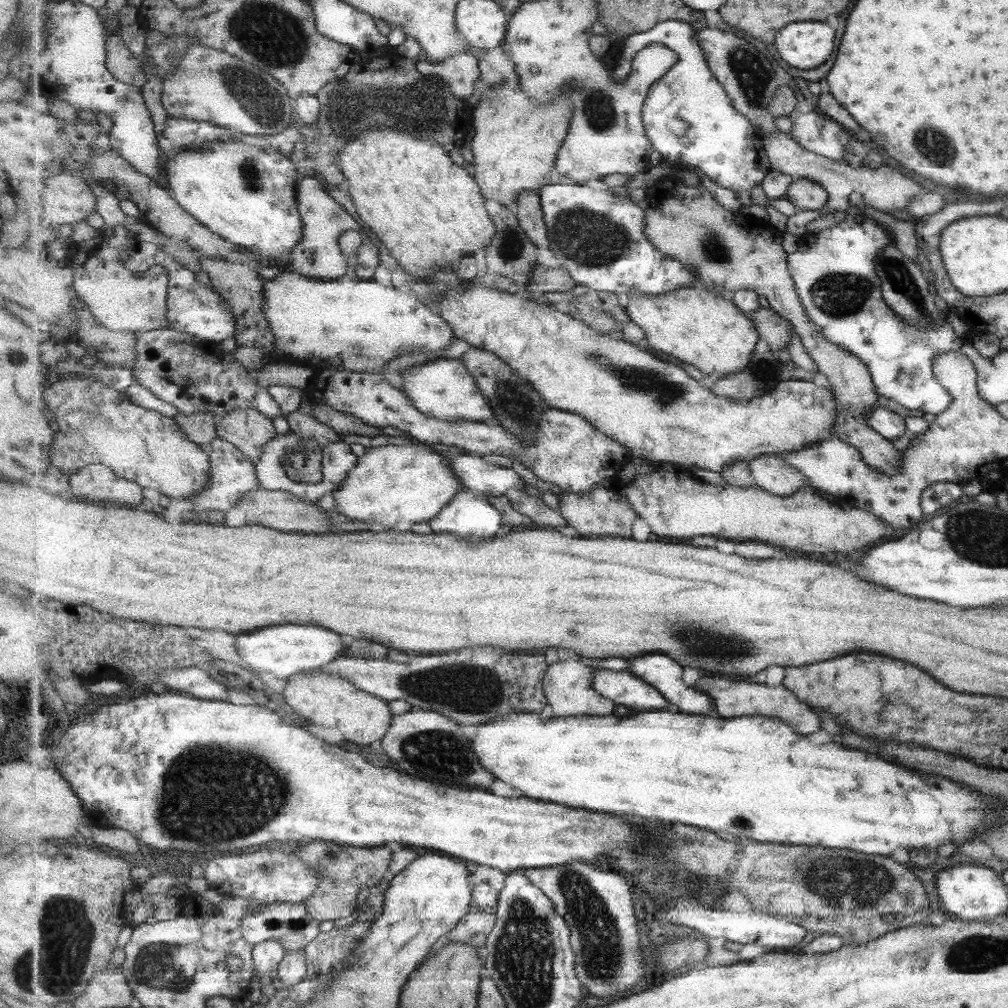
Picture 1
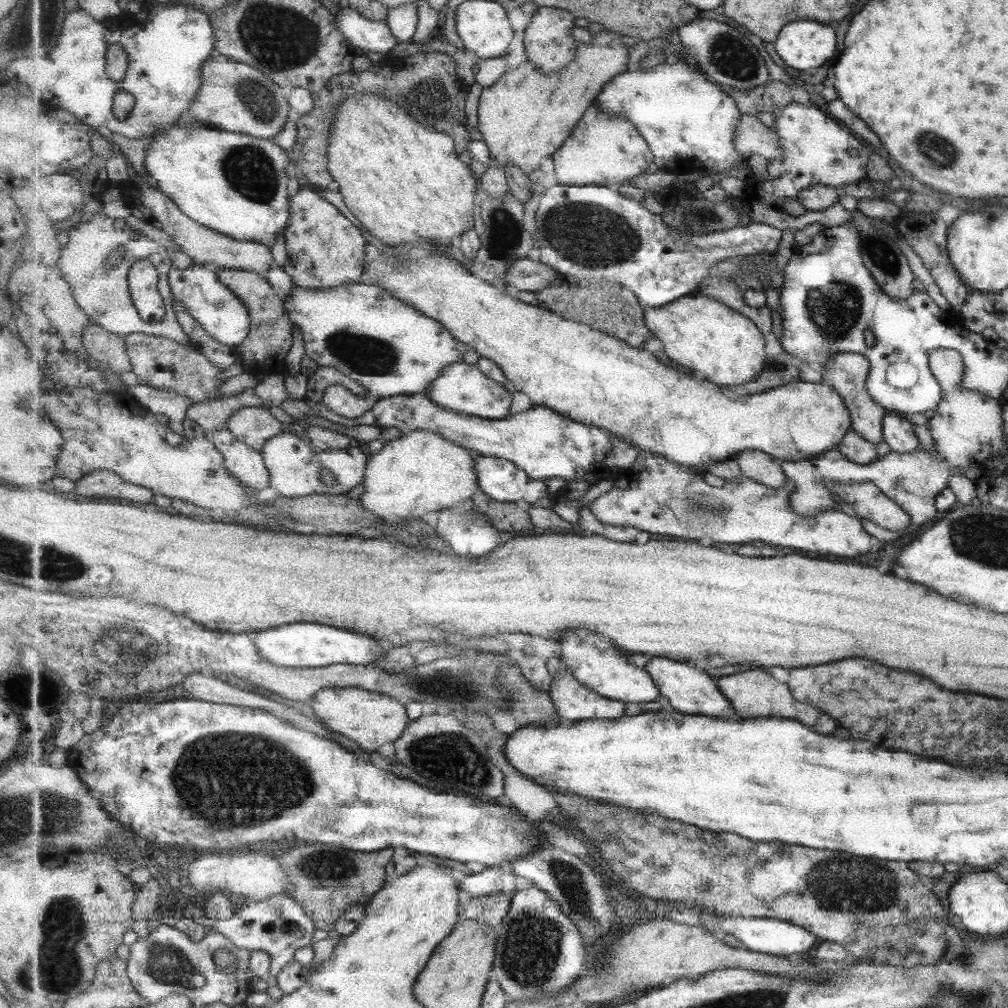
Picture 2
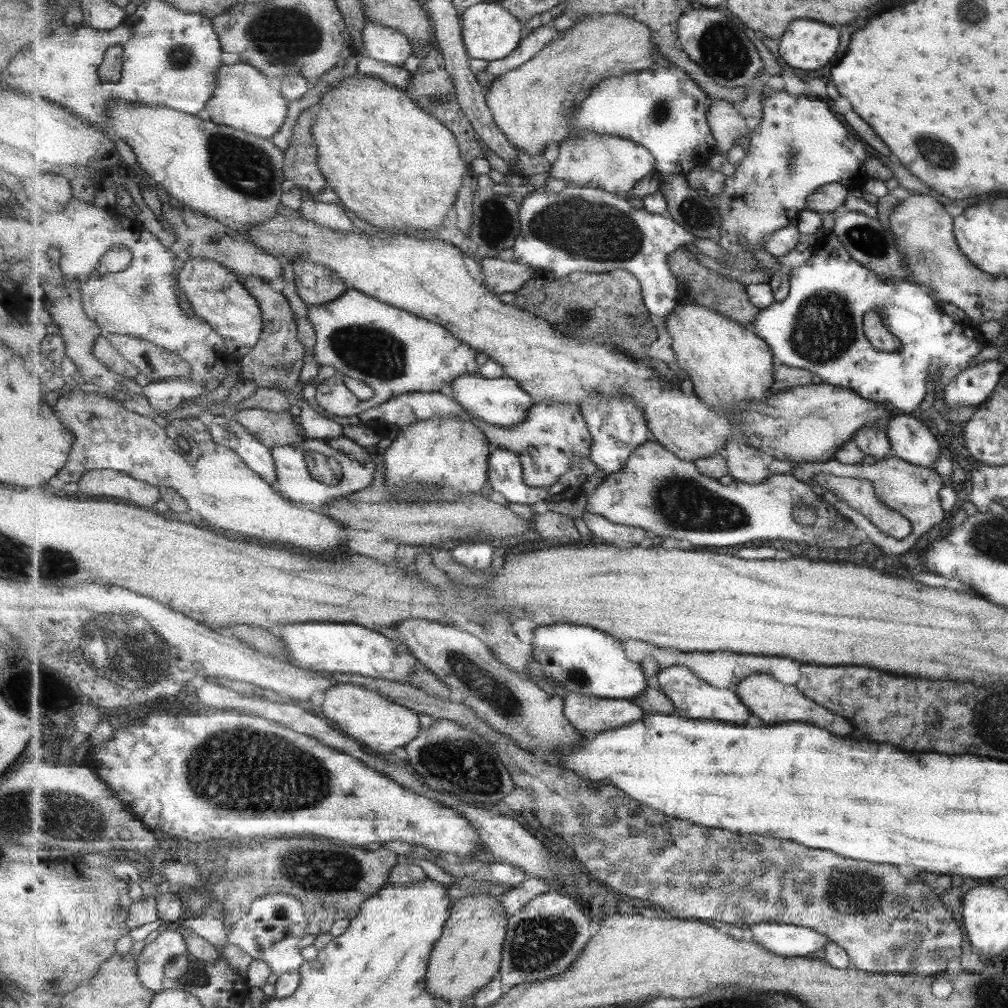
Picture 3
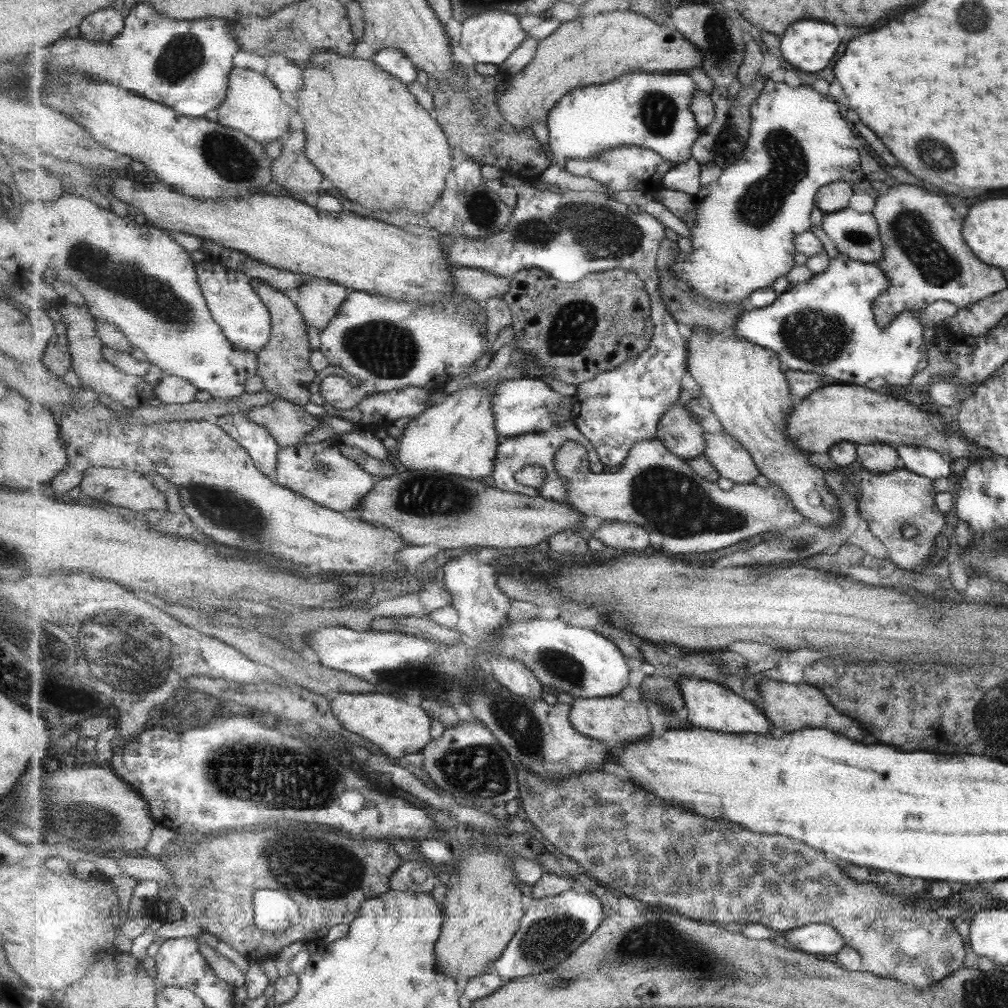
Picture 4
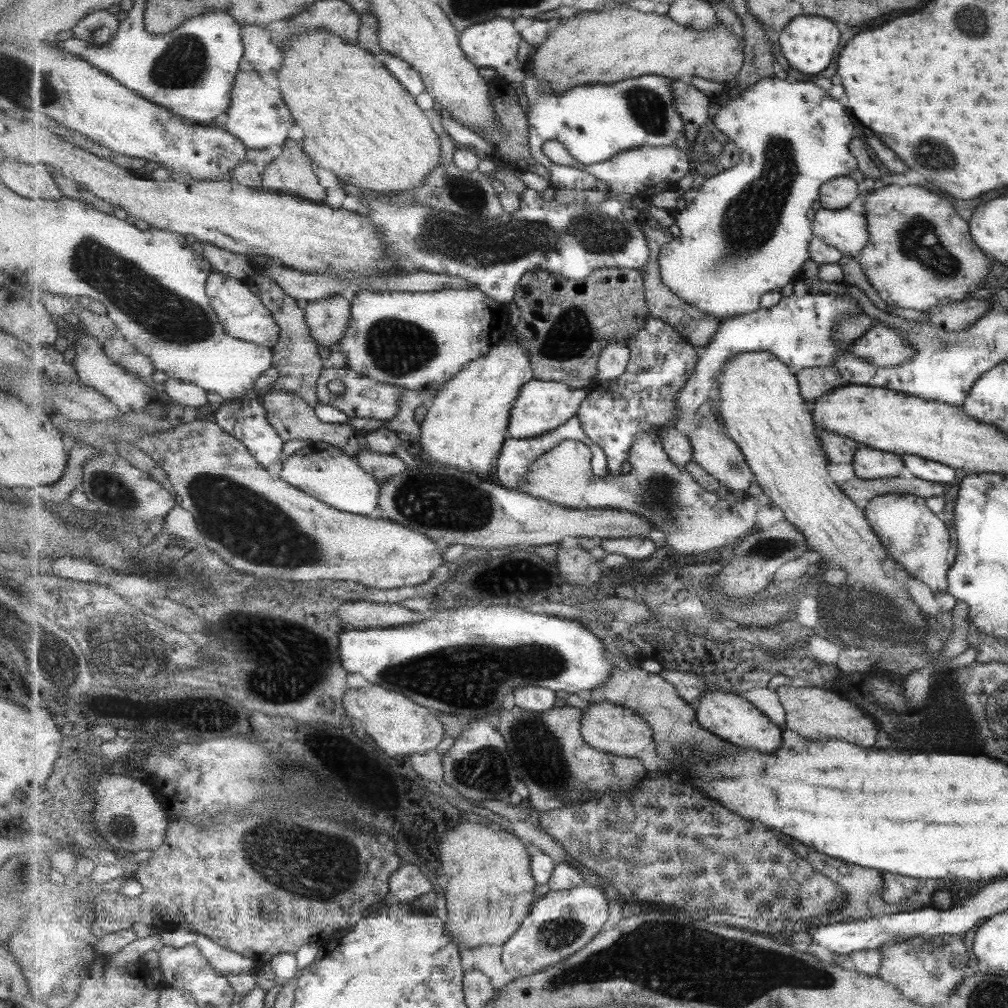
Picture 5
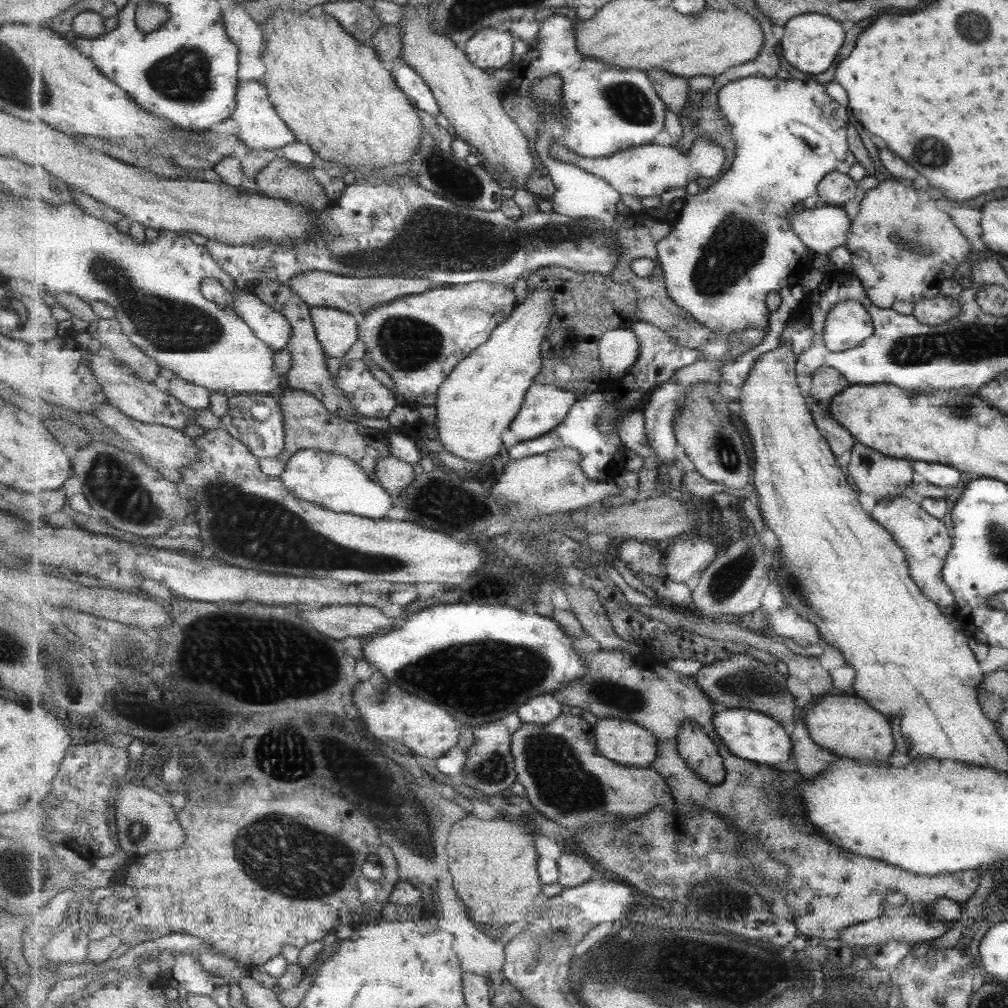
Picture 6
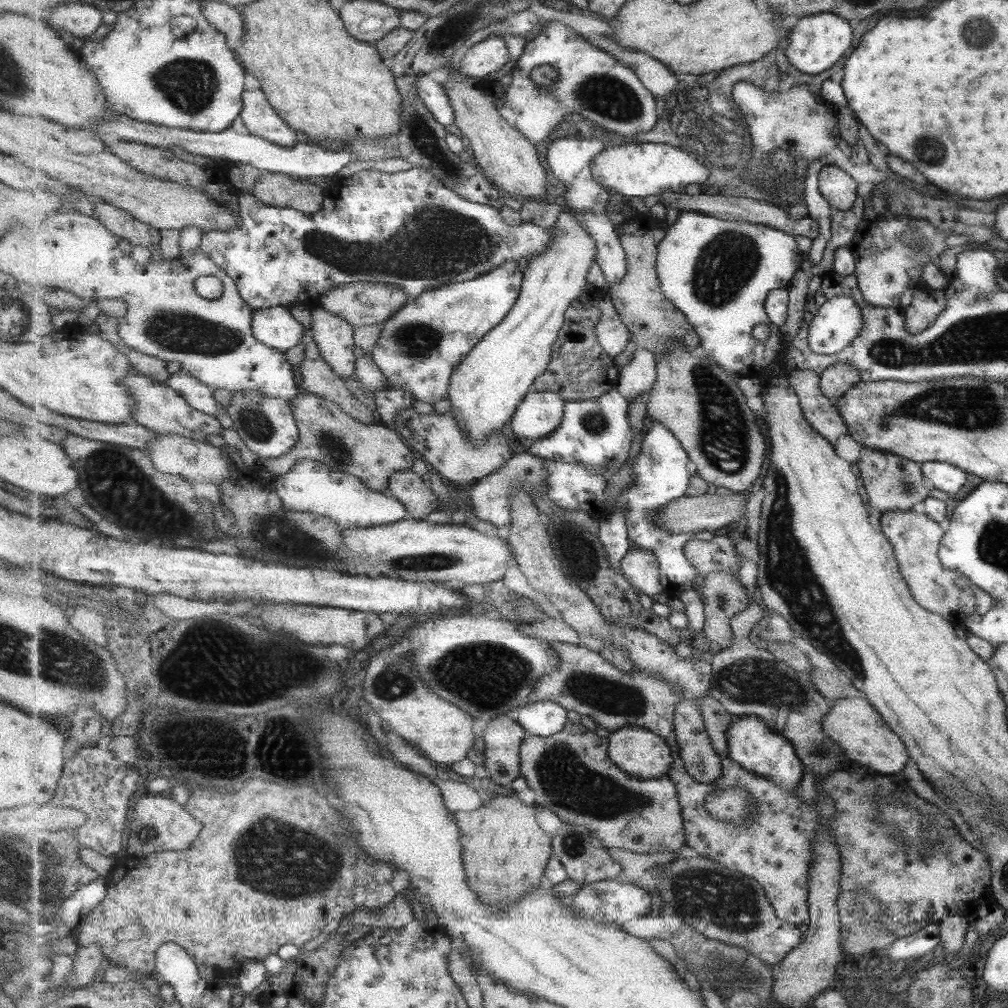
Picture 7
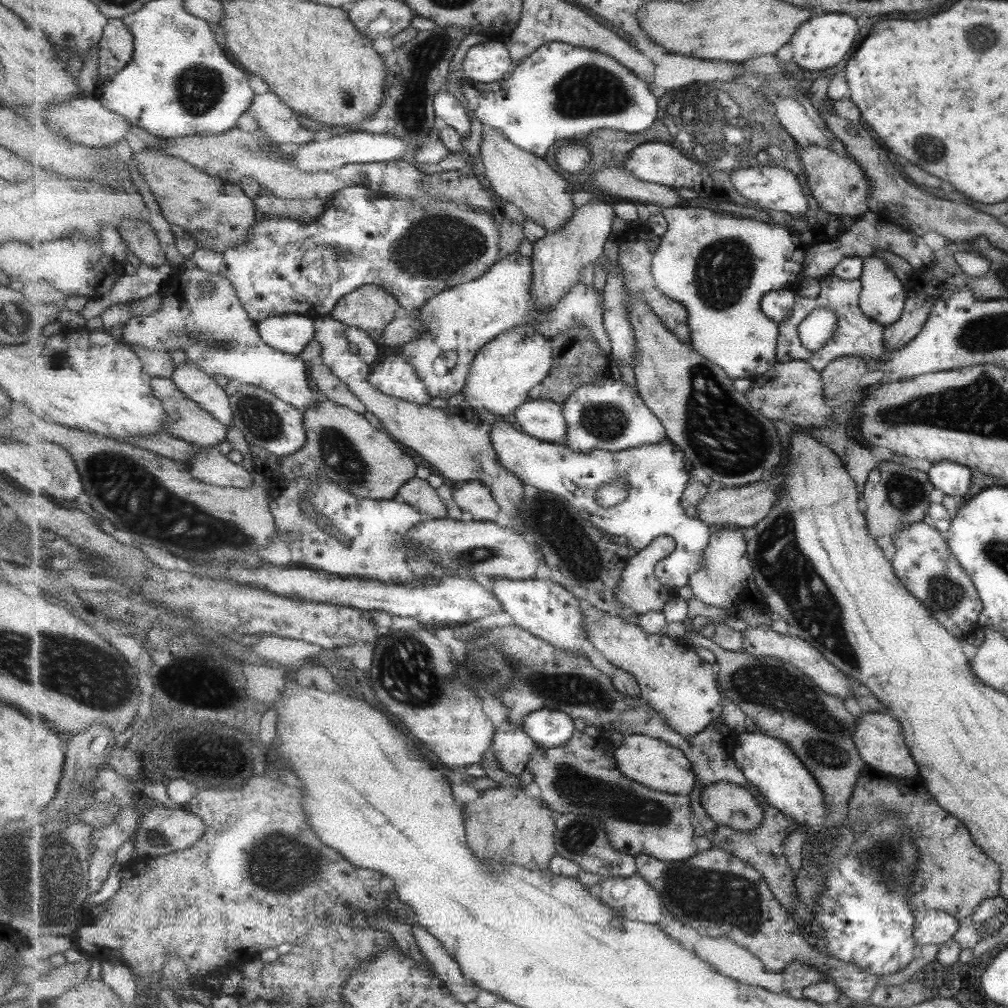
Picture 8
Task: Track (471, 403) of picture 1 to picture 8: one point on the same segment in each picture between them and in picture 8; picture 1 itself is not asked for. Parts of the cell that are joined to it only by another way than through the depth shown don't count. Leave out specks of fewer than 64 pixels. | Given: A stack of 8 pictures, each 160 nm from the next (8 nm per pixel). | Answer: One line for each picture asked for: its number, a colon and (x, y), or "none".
2: (462, 387)
3: (502, 401)
4: (523, 405)
5: (542, 406)
6: (545, 408)
7: (540, 413)
8: (544, 419)

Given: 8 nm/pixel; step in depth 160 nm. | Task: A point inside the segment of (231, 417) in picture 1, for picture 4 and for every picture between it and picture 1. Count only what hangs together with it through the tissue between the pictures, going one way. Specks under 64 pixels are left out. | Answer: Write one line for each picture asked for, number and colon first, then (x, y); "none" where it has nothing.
2: (255, 426)
3: (272, 428)
4: (289, 423)

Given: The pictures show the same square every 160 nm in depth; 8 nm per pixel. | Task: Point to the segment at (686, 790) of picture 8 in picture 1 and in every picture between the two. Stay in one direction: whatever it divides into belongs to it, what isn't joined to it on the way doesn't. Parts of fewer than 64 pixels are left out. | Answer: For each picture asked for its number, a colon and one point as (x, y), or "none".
1: (569, 685)
2: (575, 702)
3: (589, 714)
4: (611, 720)
5: (617, 730)
6: (625, 742)
7: (642, 753)

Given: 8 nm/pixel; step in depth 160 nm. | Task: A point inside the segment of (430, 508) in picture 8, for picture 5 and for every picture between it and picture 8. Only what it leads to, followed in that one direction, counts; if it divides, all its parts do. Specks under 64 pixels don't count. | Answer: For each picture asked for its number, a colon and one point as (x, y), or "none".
5: (382, 466)
6: (394, 474)
7: (407, 486)

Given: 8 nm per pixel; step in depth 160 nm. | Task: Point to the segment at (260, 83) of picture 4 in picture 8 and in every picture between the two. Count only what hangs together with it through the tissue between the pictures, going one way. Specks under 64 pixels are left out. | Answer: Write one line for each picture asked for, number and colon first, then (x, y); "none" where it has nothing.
5: (258, 116)
6: (260, 127)
7: (260, 118)
8: (279, 122)

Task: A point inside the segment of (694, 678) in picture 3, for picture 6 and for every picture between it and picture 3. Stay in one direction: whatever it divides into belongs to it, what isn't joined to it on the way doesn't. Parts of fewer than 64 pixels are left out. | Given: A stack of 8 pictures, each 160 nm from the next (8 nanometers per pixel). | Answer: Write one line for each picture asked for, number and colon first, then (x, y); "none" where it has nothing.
4: (710, 705)
5: (731, 716)
6: (750, 734)

